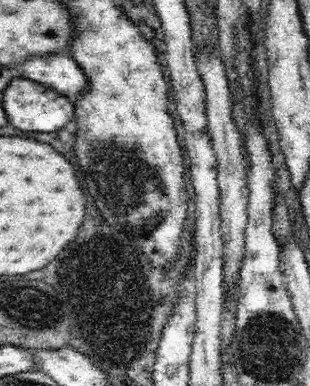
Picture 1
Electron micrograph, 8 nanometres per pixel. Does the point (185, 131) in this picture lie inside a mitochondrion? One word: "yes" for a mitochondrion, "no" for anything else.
no

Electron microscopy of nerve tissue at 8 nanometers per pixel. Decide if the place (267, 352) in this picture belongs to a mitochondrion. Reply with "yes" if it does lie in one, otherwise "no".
yes

